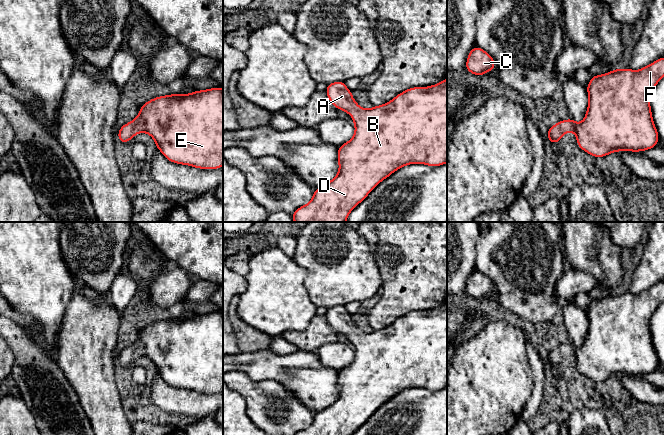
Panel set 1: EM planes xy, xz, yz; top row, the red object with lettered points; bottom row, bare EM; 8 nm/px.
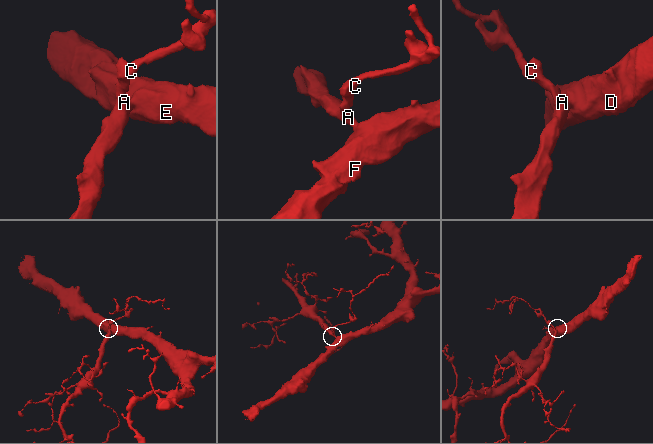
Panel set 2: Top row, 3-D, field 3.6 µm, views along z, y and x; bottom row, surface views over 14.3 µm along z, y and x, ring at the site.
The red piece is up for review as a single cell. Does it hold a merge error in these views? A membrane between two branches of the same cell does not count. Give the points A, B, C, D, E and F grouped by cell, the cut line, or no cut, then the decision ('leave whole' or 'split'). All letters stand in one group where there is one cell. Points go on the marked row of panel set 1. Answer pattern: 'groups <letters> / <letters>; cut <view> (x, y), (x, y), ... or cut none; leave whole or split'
groups A B C D E F; cut none; leave whole

